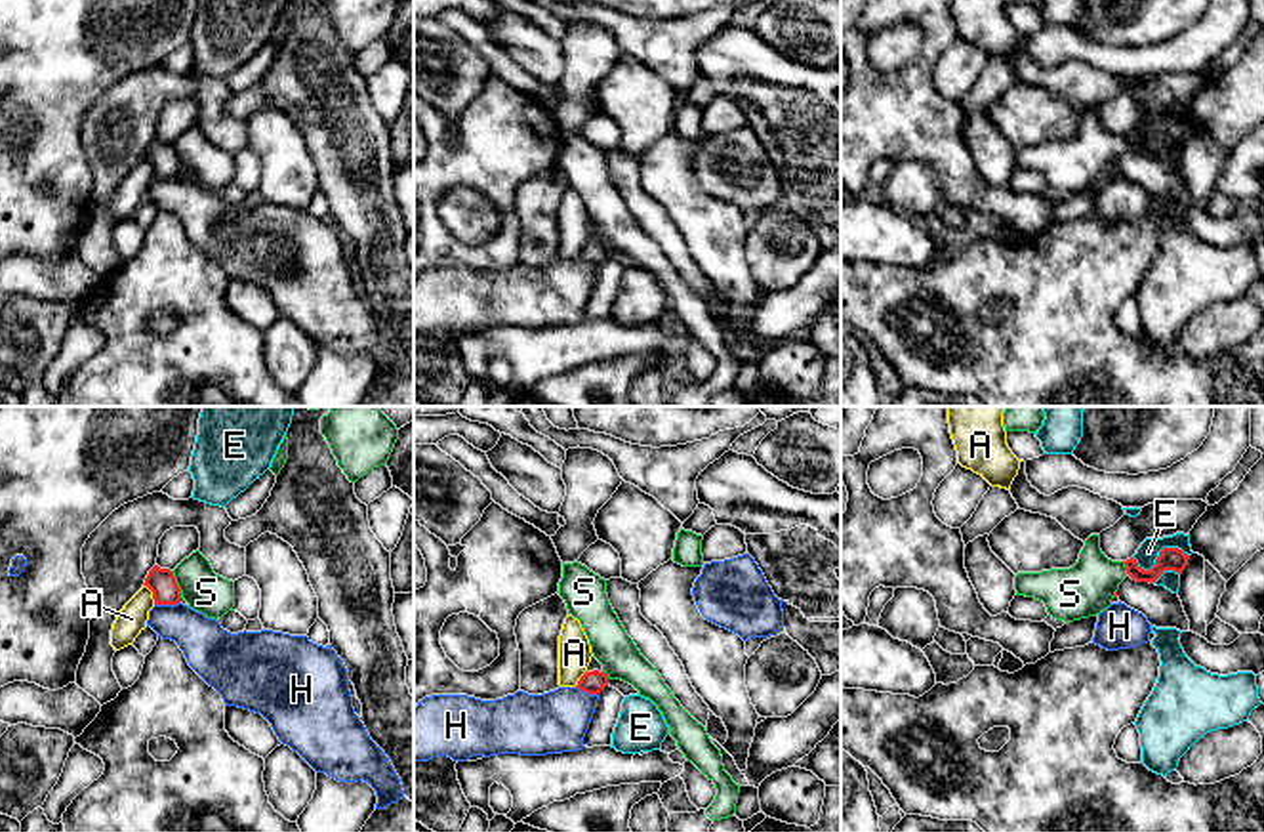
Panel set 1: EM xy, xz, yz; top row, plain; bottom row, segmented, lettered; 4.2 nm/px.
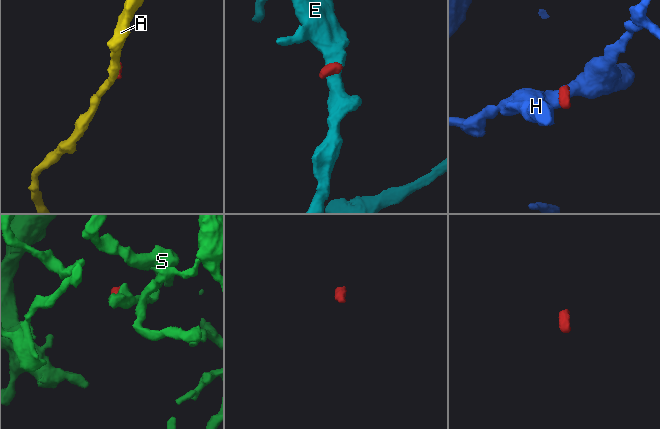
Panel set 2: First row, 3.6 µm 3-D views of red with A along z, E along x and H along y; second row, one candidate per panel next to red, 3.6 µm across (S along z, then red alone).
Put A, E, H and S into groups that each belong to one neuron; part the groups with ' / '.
A / E / H / S

